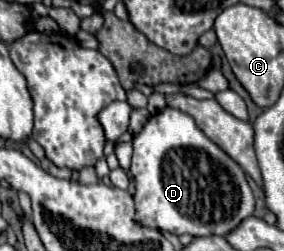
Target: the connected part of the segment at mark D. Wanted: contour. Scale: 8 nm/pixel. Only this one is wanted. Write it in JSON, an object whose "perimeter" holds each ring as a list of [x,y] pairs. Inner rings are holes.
{"perimeter":[[[164,107],[152,115],[132,141],[136,221],[174,235],[226,235],[254,213],[254,195],[244,171],[212,143],[180,109]]]}

